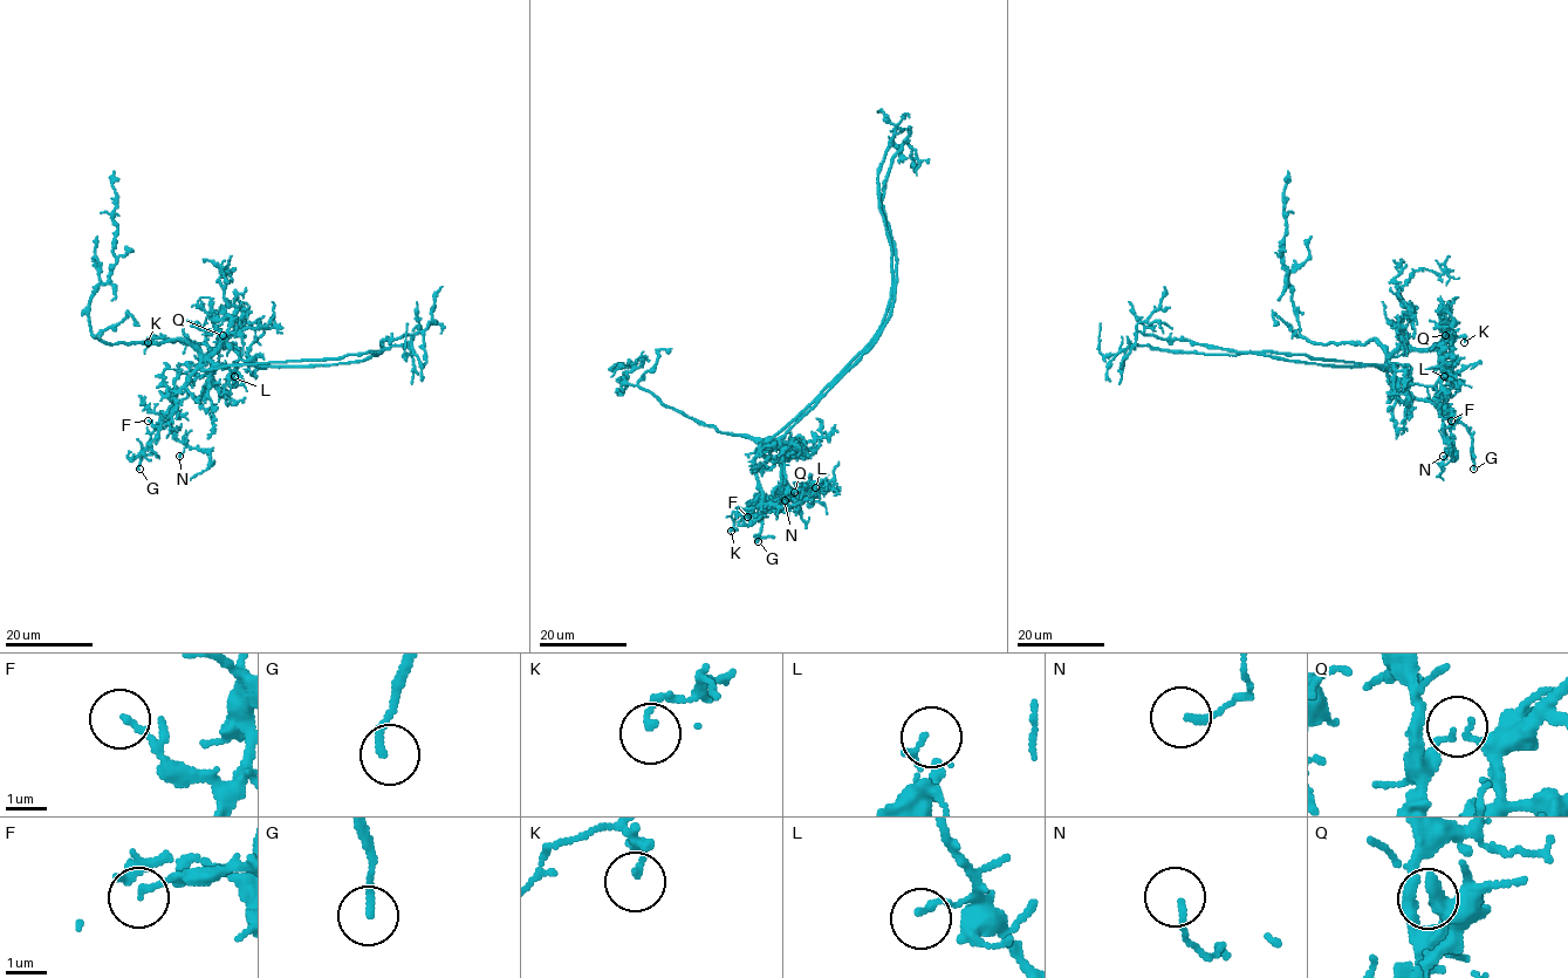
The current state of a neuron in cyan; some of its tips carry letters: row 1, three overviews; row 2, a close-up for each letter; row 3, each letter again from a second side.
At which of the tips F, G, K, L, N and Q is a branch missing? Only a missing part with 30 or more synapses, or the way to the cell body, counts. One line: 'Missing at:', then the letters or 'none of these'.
Missing at: G

